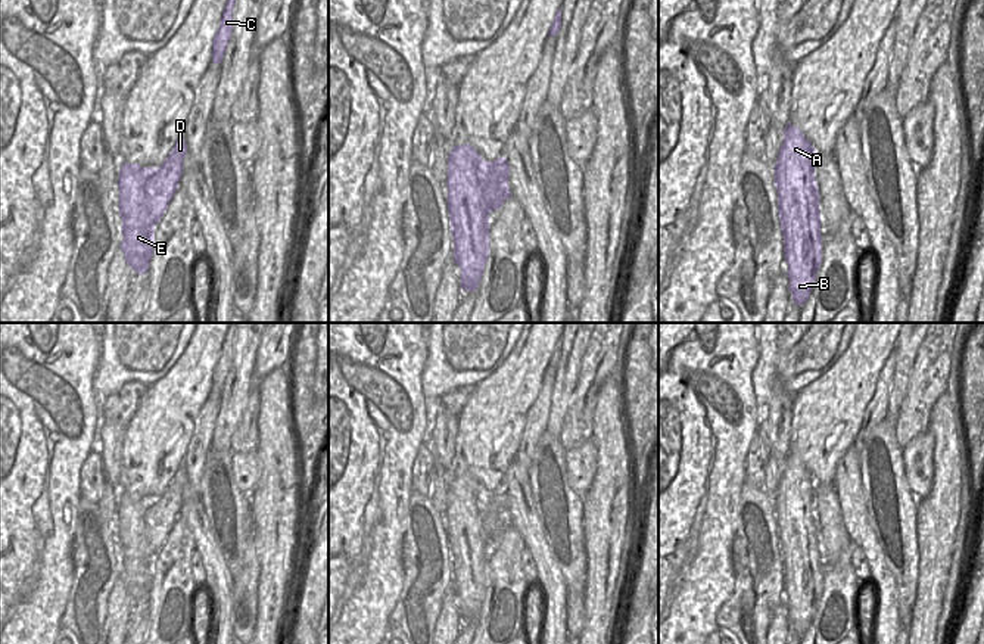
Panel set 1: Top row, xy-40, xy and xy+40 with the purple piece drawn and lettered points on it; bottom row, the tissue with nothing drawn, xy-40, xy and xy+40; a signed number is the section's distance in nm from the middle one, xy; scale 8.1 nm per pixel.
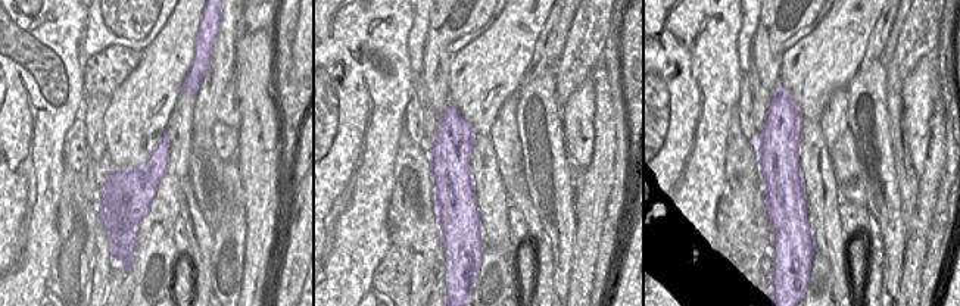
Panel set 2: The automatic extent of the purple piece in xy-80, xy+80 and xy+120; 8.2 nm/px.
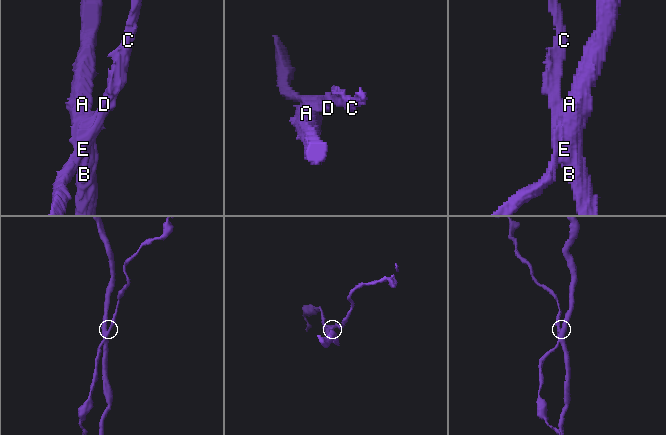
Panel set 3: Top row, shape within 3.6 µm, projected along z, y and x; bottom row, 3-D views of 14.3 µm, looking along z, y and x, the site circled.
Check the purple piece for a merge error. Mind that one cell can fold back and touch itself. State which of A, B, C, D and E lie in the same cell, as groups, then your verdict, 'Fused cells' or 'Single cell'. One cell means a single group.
Groups: A B E / C D. Fused cells.

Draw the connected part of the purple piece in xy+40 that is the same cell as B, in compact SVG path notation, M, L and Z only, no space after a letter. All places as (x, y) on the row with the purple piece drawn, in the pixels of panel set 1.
M790 122L775 164L778 215L784 234L784 256L790 267L790 292L803 305L822 264L819 187L815 178L816 150L798 127Z

